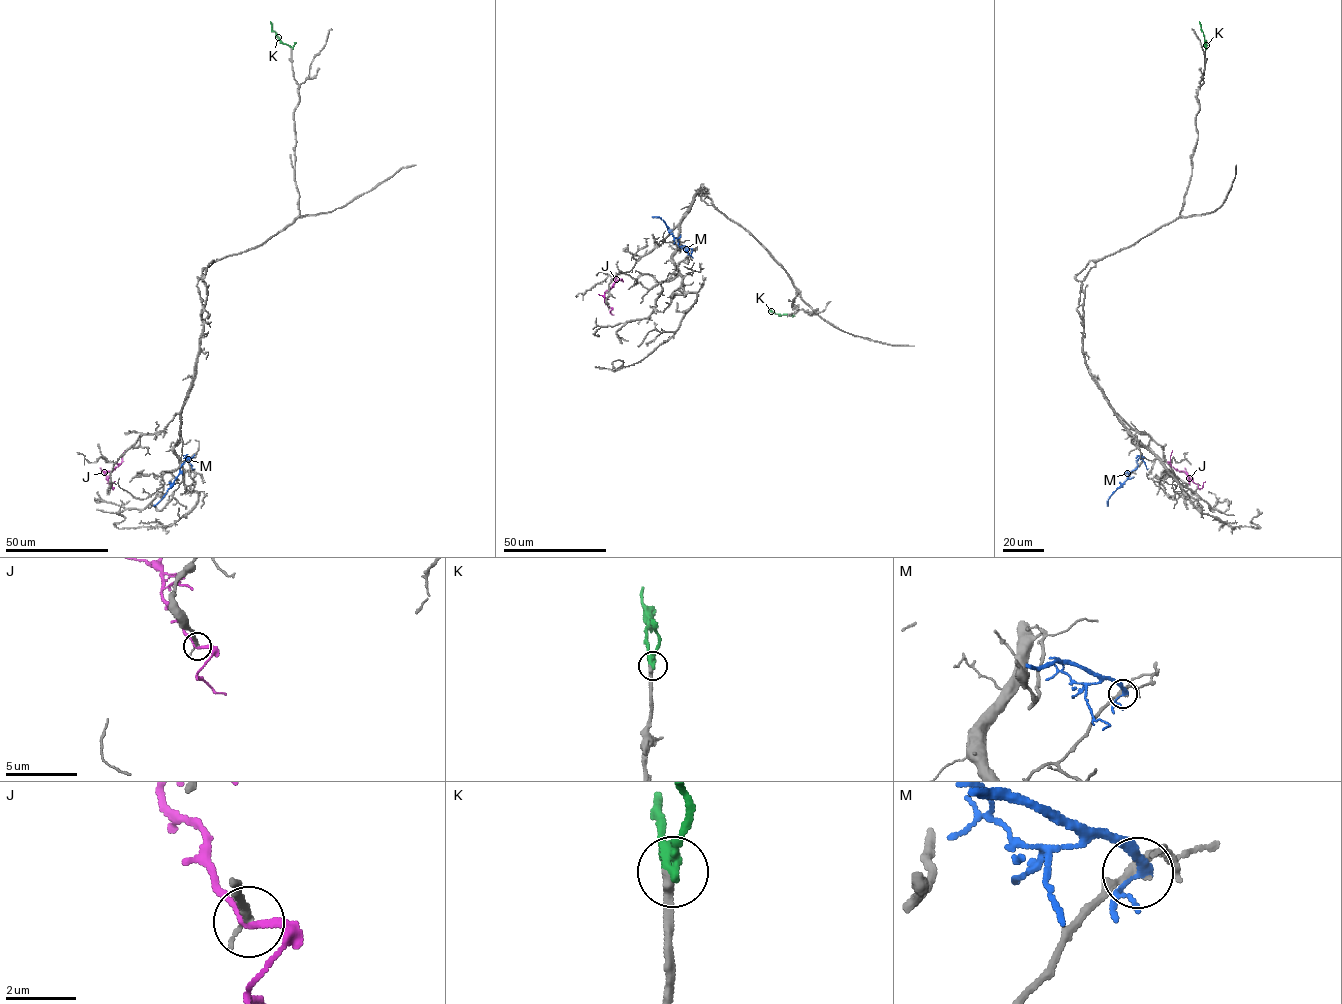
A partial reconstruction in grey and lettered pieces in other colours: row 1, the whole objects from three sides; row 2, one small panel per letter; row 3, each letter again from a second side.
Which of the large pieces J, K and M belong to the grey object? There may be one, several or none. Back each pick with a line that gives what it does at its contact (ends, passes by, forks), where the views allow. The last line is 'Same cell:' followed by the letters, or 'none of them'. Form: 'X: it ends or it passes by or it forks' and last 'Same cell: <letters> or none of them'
K: it passes by
Same cell: K

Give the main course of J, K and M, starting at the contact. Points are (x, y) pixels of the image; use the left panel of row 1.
J: (111, 485), (105, 473), (122, 461), (125, 450)
K: (291, 48), (281, 40), (270, 21)
M: (194, 454), (181, 467), (167, 493), (153, 505)

